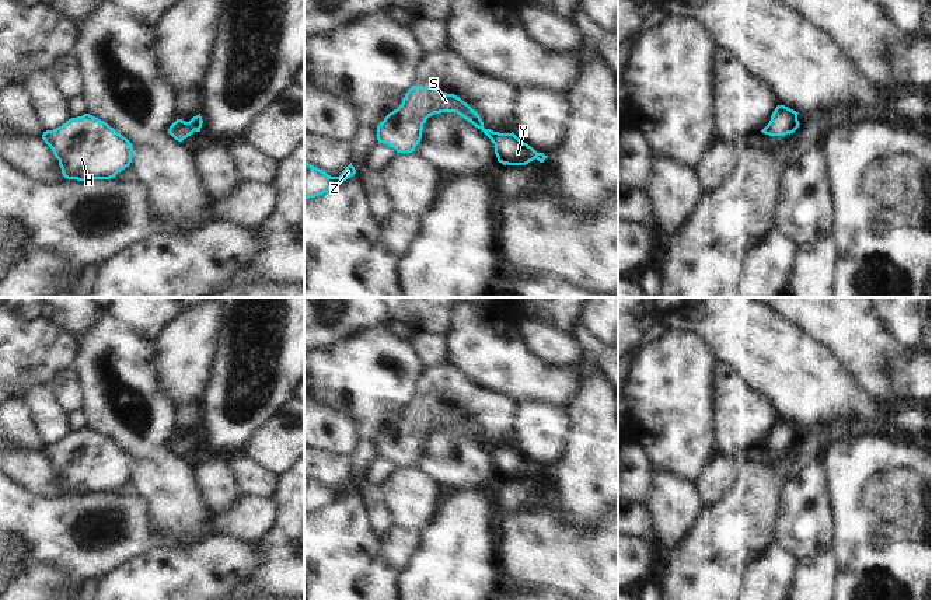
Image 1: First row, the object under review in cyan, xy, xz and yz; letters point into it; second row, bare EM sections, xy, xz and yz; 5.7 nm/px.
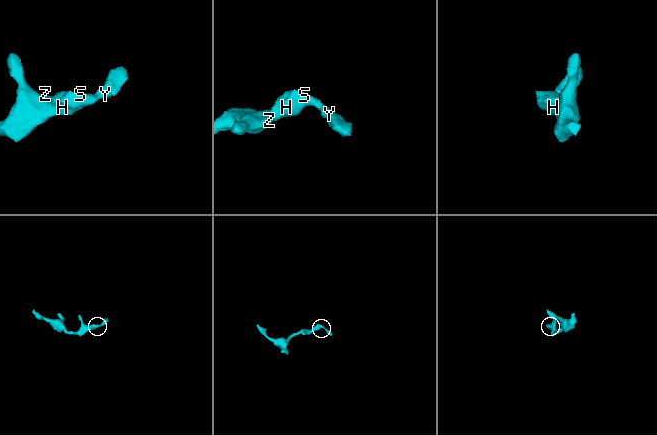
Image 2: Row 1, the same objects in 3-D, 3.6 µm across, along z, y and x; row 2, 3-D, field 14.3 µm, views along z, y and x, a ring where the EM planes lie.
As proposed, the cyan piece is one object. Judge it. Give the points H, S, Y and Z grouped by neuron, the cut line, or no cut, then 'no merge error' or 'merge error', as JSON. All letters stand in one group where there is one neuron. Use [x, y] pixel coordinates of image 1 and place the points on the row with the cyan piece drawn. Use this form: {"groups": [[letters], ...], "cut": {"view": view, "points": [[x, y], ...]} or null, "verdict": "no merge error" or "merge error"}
{"groups": [["H", "S", "Y", "Z"]], "cut": null, "verdict": "no merge error"}

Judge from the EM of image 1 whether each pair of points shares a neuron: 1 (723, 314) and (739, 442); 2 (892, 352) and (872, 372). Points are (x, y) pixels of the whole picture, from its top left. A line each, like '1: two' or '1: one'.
1: two
2: one

